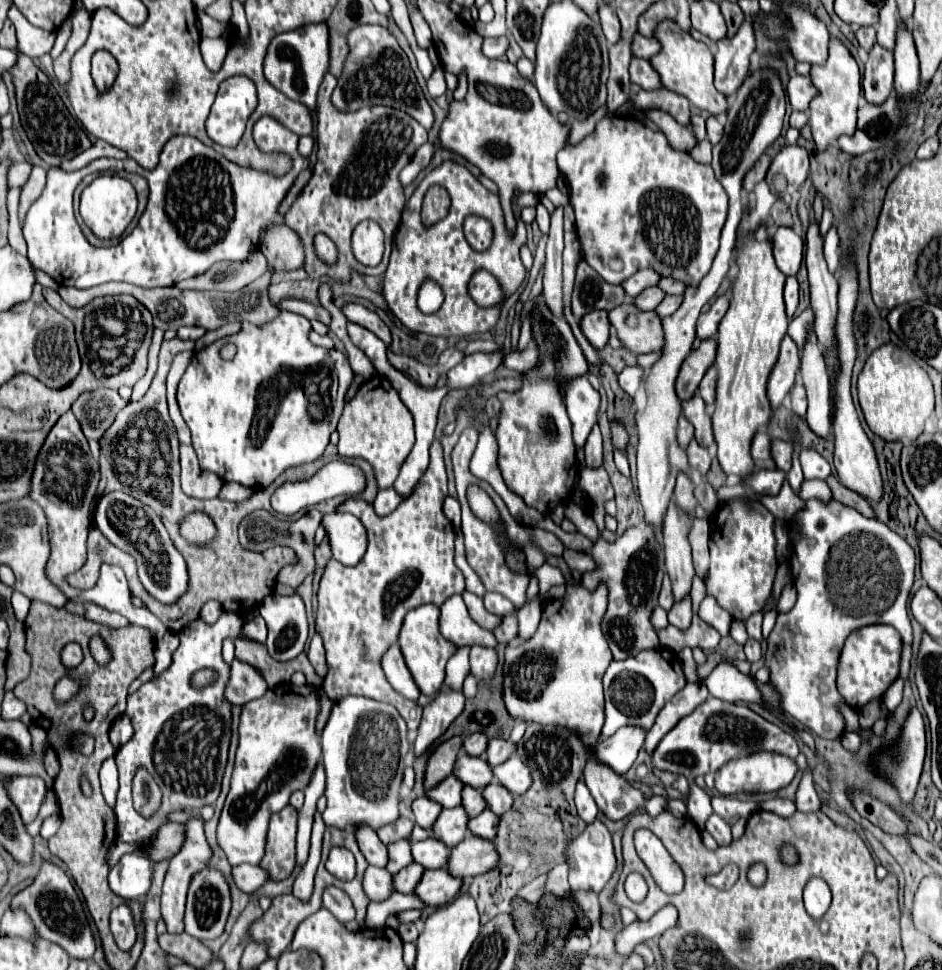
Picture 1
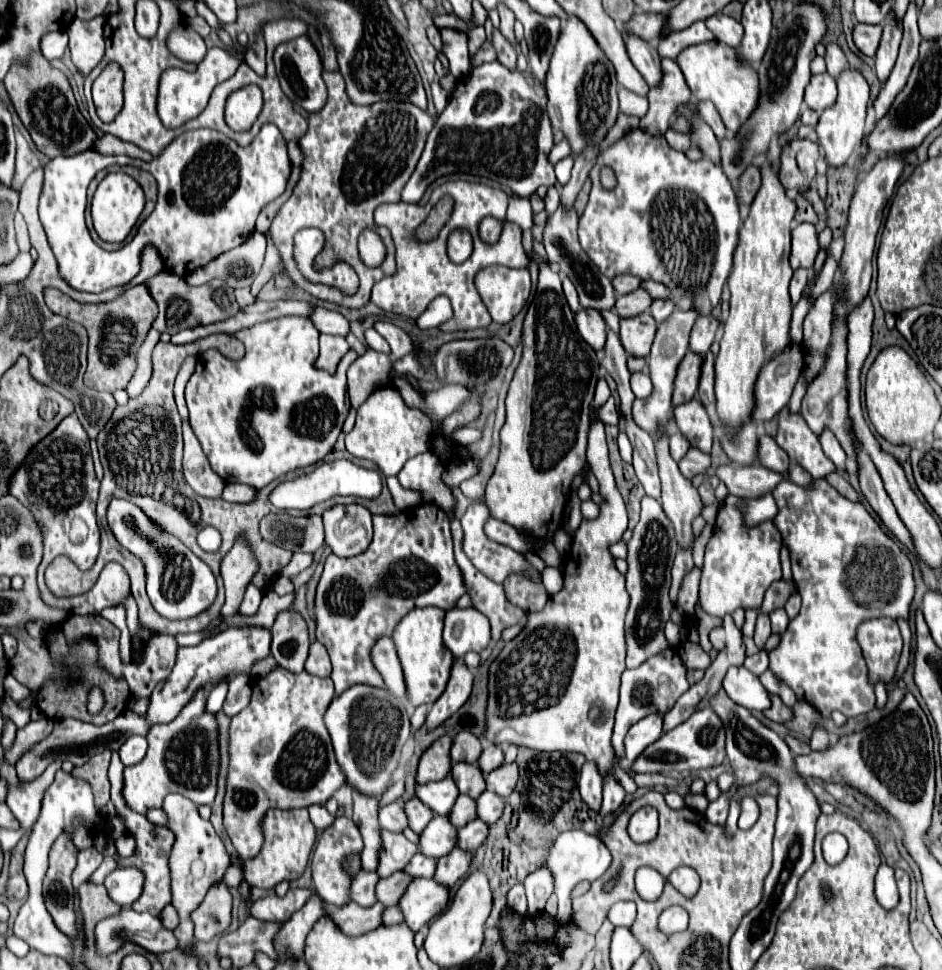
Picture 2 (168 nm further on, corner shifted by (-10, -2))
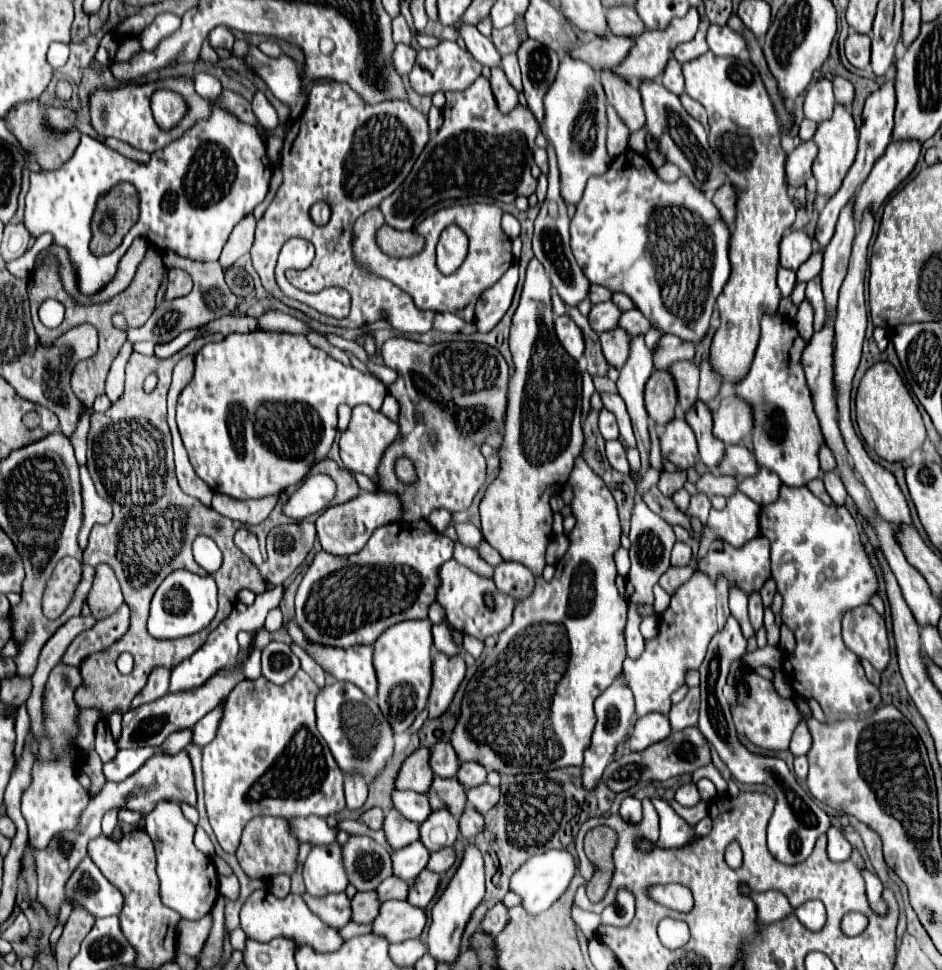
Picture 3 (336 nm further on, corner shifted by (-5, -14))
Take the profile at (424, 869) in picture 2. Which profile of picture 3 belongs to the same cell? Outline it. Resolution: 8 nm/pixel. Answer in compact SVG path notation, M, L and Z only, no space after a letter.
M389 877L389 879L385 879L377 887L377 893L379 893L379 899L381 901L407 899L407 895L409 895L409 883L405 883L403 879L397 879L397 877Z

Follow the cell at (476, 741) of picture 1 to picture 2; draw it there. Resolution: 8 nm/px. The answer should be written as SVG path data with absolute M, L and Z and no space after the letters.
M460 731L452 739L452 749L450 749L450 759L452 763L466 761L466 763L478 763L478 755L482 753L482 743L476 735L470 735L468 731Z

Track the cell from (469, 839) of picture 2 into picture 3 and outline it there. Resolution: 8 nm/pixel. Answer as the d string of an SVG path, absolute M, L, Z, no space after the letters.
M443 847L441 851L431 853L431 859L429 859L427 869L435 871L435 873L445 873L447 869L451 869L451 867L453 867L455 859L457 859L455 847Z

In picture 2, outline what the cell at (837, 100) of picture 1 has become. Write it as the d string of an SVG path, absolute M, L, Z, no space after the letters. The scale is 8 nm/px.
M846 69L840 77L838 77L838 99L830 109L824 109L820 115L820 121L816 125L818 131L818 143L824 151L824 157L828 161L828 165L832 167L840 167L848 161L848 157L852 155L854 147L858 147L864 139L864 127L866 127L866 105L870 99L870 89L866 79L854 71L854 69Z

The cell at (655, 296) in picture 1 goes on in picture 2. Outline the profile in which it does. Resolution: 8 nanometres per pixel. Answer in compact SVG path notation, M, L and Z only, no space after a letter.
M642 289L638 291L632 291L628 295L622 295L616 299L616 305L614 305L614 311L618 317L626 319L626 317L634 317L634 315L640 315L644 311L650 309L650 295Z

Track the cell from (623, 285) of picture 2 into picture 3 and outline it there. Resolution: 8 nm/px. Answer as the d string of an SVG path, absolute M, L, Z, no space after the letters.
M591 285L591 291L589 291L589 299L591 299L591 303L605 303L605 301L611 301L611 291L609 289L605 289L605 287L601 287L601 285Z

